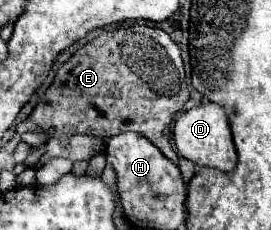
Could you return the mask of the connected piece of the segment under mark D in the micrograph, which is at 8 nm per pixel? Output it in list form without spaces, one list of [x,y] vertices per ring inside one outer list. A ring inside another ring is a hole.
[[[203,101],[201,105],[185,111],[173,127],[173,141],[185,159],[193,161],[199,167],[215,167],[221,171],[231,171],[237,163],[237,153],[235,153],[235,143],[231,135],[231,125],[225,107],[213,101]]]

